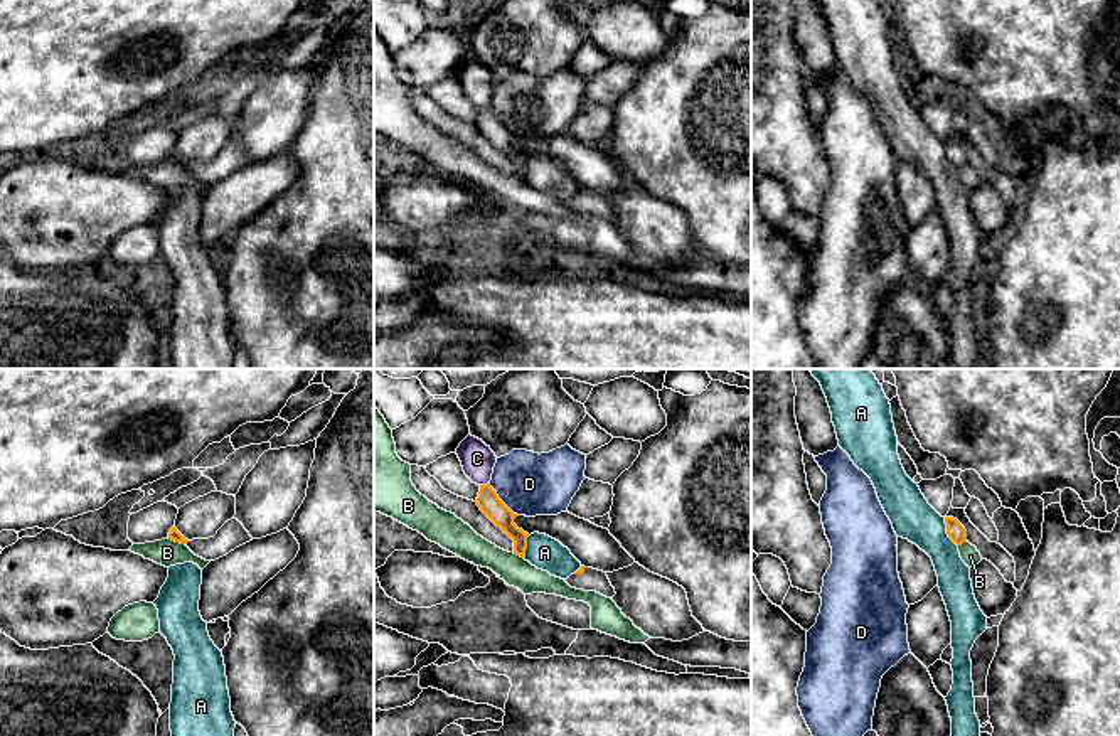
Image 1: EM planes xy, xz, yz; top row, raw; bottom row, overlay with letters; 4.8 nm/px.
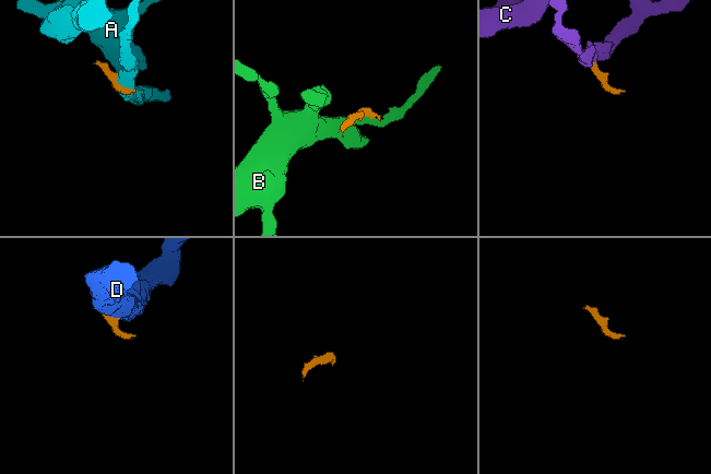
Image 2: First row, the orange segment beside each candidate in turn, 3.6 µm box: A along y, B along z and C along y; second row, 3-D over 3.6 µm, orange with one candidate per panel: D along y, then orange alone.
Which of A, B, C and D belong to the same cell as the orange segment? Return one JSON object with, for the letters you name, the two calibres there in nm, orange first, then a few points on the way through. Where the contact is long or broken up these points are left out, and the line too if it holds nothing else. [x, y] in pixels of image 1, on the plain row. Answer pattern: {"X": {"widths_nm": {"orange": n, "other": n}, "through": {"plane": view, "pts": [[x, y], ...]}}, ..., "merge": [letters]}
{"merge": []}

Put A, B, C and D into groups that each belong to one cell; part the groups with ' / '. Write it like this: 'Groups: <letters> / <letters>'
Groups: A / B / C / D

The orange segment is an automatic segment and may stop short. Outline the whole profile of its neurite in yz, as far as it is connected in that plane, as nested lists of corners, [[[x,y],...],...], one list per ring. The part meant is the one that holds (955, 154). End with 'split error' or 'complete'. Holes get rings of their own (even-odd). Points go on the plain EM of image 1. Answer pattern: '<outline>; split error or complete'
[[[945,140],[947,157],[957,167],[962,168],[967,165],[967,153],[965,150],[953,140]]]; complete

